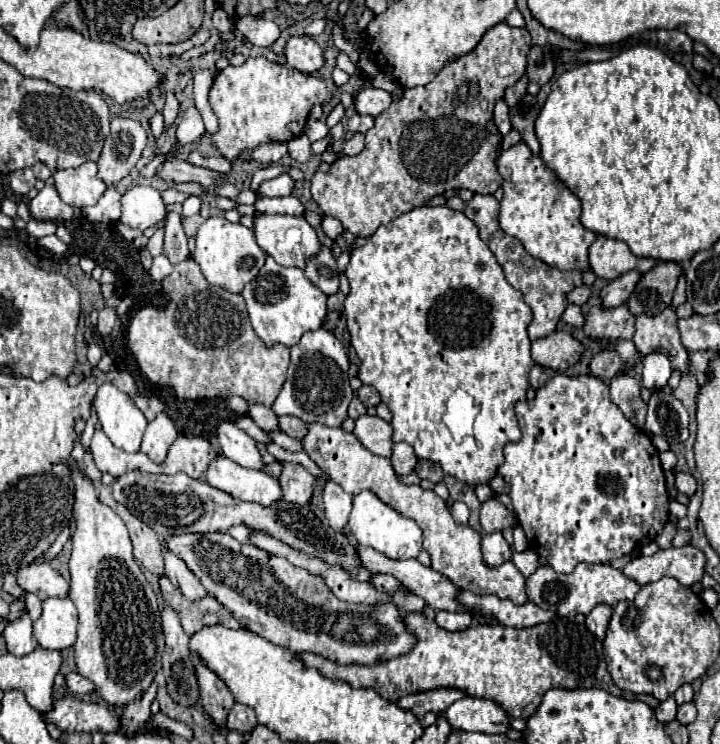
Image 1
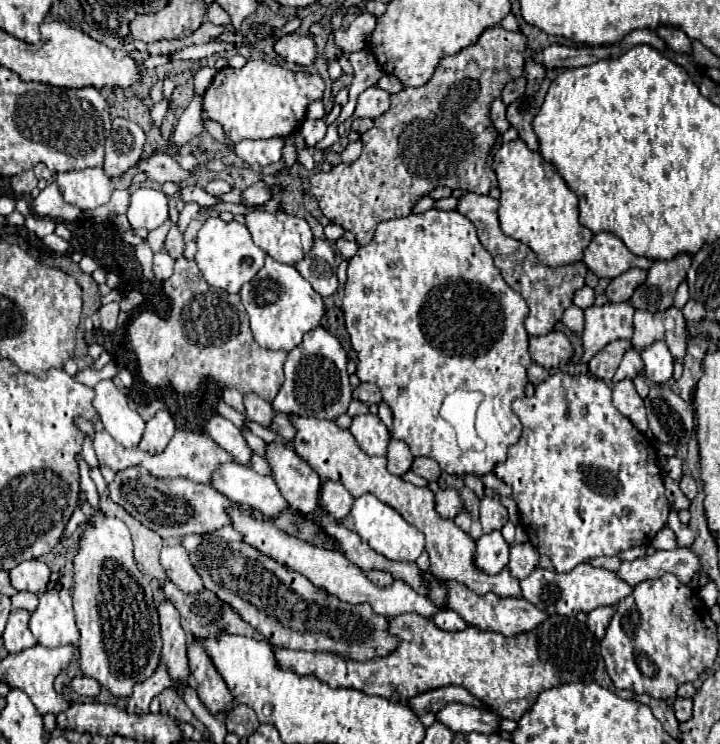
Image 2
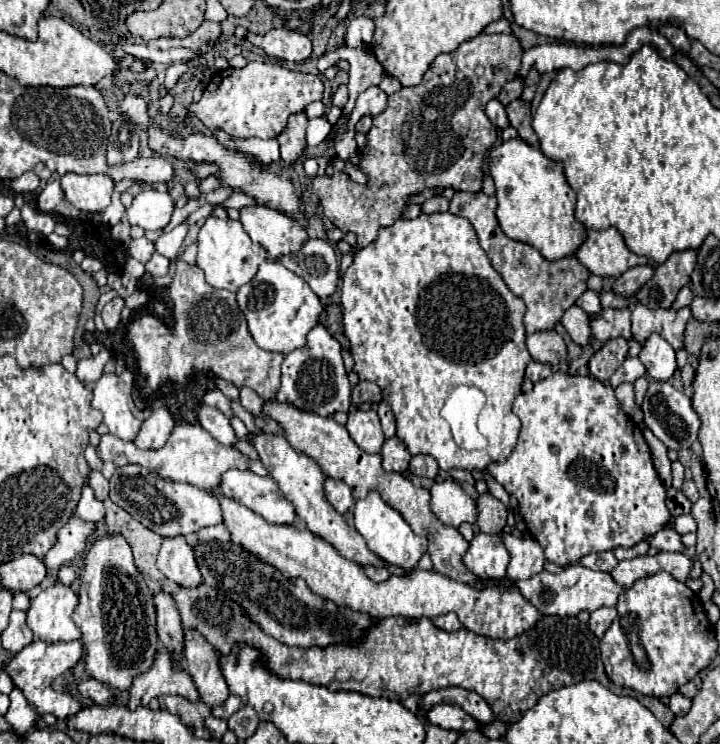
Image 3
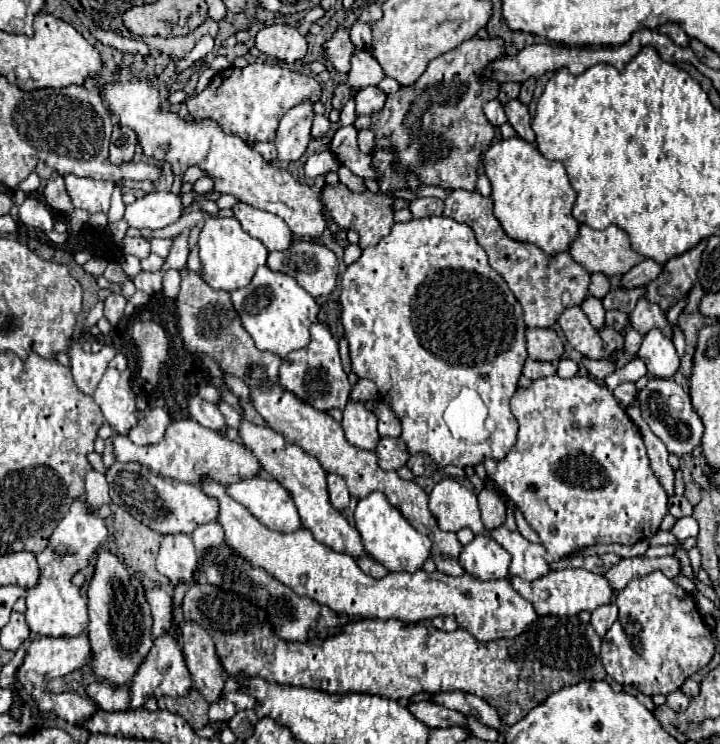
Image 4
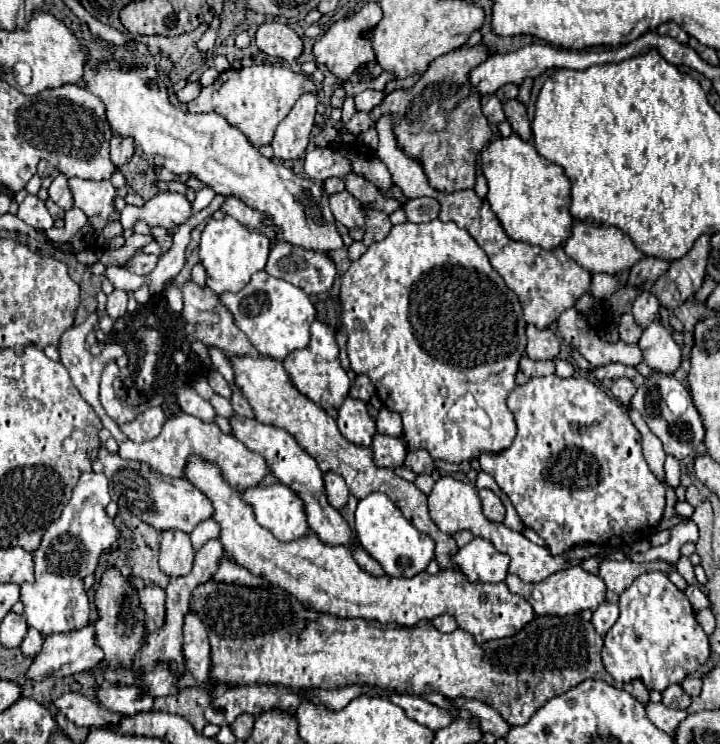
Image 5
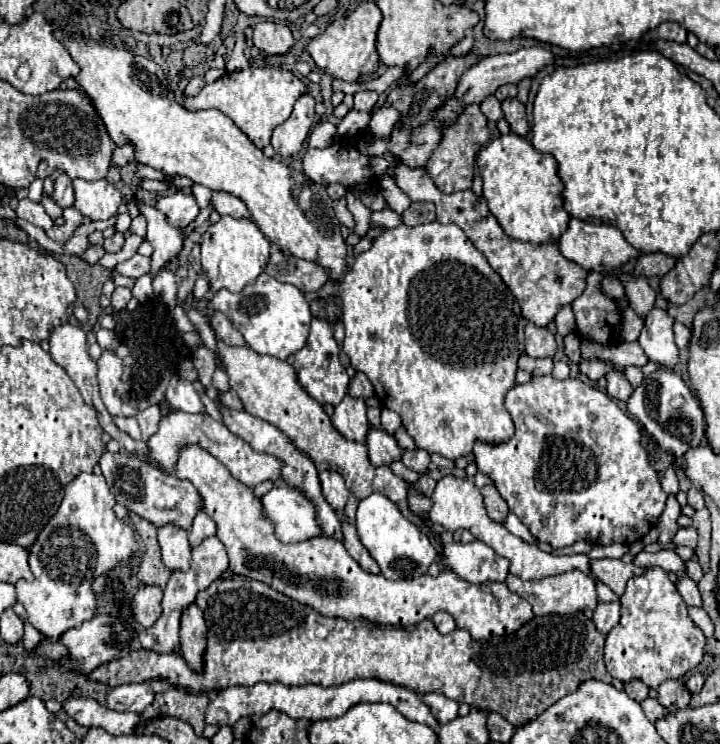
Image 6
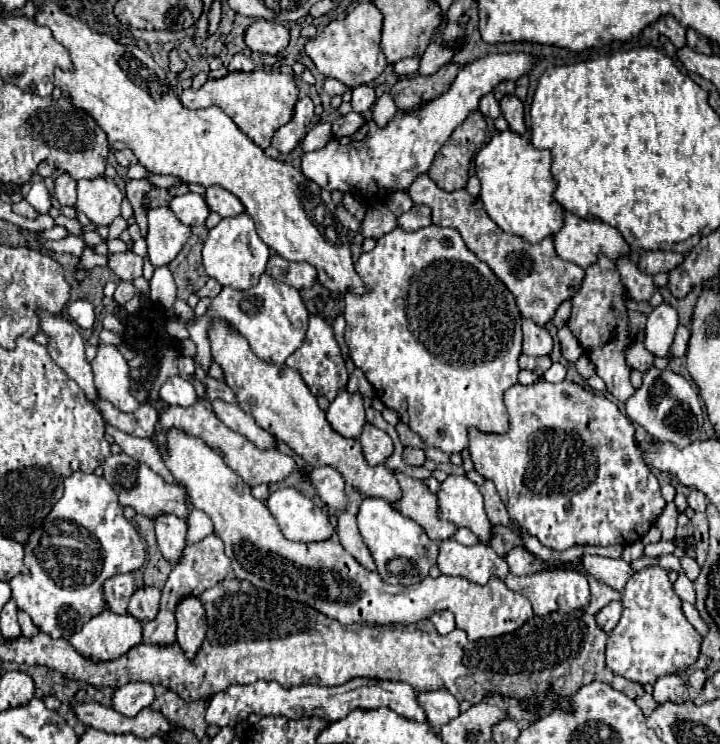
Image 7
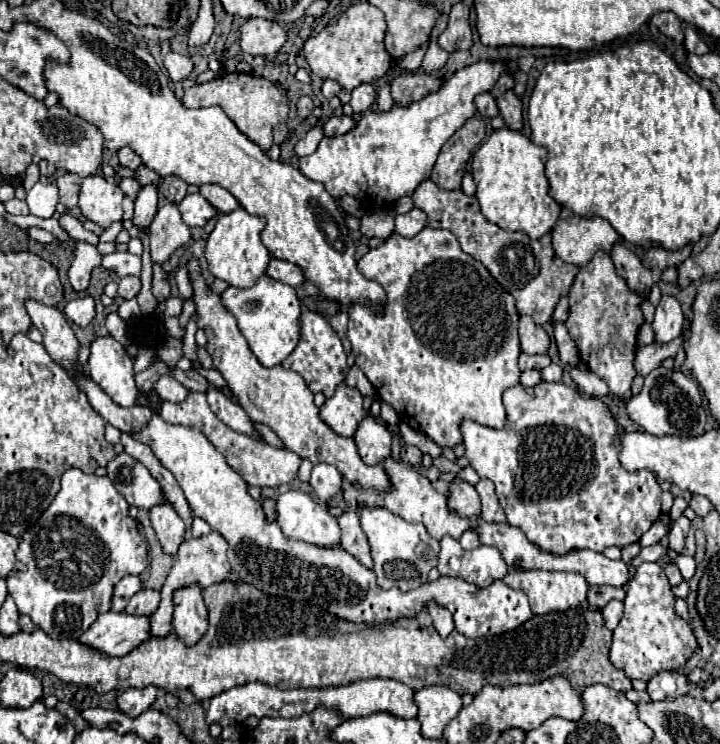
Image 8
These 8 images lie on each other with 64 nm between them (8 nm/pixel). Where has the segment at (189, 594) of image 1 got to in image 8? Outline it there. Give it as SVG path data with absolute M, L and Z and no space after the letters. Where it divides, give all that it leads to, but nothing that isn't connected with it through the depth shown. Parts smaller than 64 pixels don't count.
M164 502L150 510L150 520L162 550L170 556L176 556L180 544L184 542L184 532L186 532L182 518L176 514L176 510L168 502Z

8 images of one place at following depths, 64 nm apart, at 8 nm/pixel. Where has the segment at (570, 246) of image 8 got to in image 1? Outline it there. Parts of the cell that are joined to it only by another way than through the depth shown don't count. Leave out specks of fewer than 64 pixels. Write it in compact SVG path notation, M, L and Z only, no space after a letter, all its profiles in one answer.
M598 236L590 246L590 266L596 276L606 280L616 280L618 276L630 270L638 270L640 274L646 274L656 266L656 260L638 258L630 252L630 248L624 242Z

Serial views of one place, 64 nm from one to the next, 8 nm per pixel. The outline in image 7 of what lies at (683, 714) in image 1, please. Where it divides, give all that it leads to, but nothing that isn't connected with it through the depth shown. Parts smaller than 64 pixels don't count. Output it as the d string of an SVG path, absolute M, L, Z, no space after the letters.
M664 676L654 684L654 700L664 704L664 702L686 702L688 700L688 690L686 684L680 680L680 676Z

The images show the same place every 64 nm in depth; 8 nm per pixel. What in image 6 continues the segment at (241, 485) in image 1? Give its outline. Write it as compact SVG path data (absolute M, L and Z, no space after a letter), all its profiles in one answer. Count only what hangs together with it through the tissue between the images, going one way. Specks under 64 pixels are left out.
M274 486L260 498L260 504L264 516L274 524L276 538L284 544L308 540L322 534L312 502L296 488Z

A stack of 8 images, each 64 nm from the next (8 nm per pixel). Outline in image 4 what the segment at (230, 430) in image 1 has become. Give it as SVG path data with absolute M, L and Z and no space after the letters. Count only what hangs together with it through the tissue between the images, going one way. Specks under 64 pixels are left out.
M192 396L190 402L188 402L188 410L190 410L190 416L200 422L202 426L218 432L218 434L224 434L226 430L226 420L222 416L222 412L218 410L218 406L202 400L200 396Z

